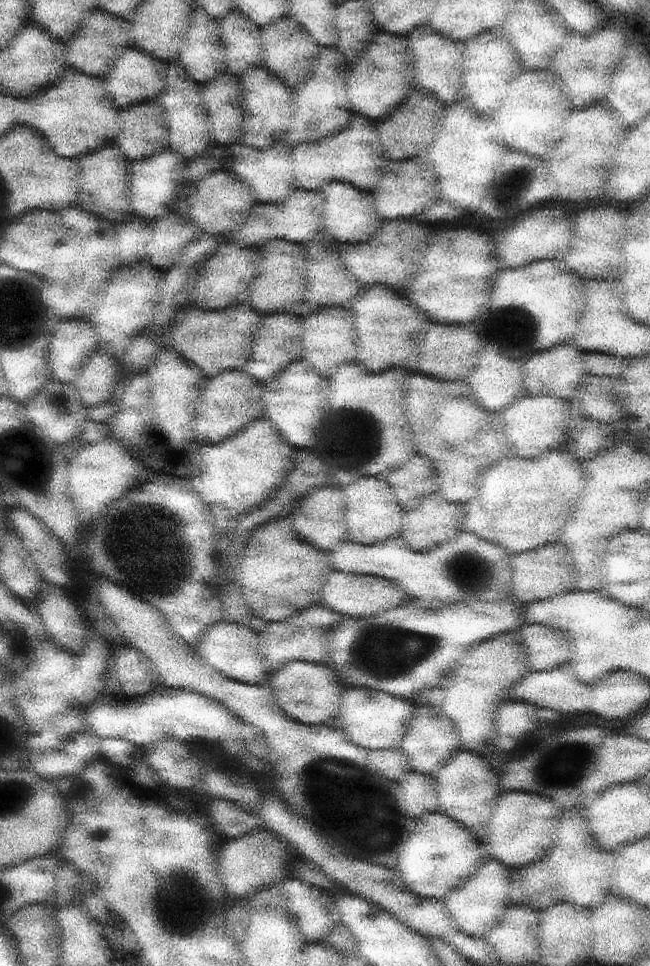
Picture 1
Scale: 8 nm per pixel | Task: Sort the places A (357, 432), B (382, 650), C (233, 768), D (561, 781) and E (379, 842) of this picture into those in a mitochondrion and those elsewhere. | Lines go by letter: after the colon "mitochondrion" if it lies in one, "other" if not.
A: mitochondrion
B: mitochondrion
C: mitochondrion
D: mitochondrion
E: mitochondrion

